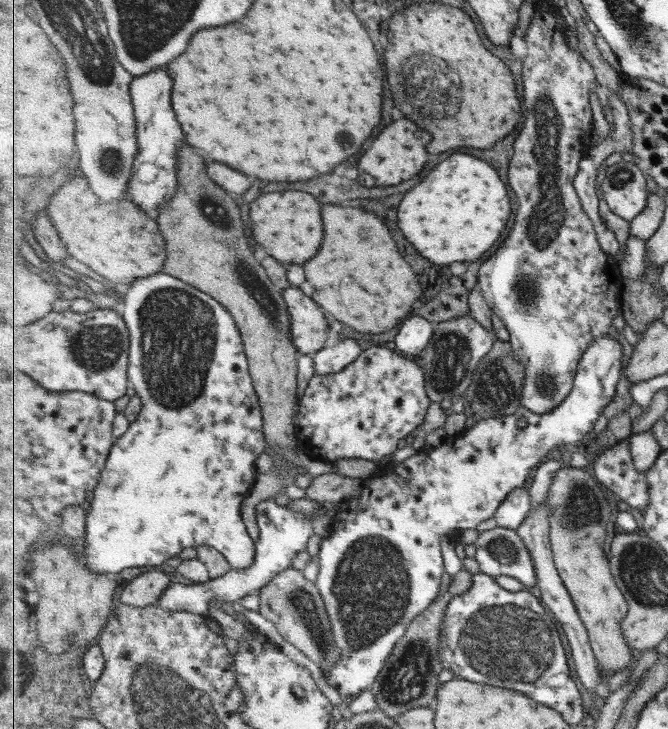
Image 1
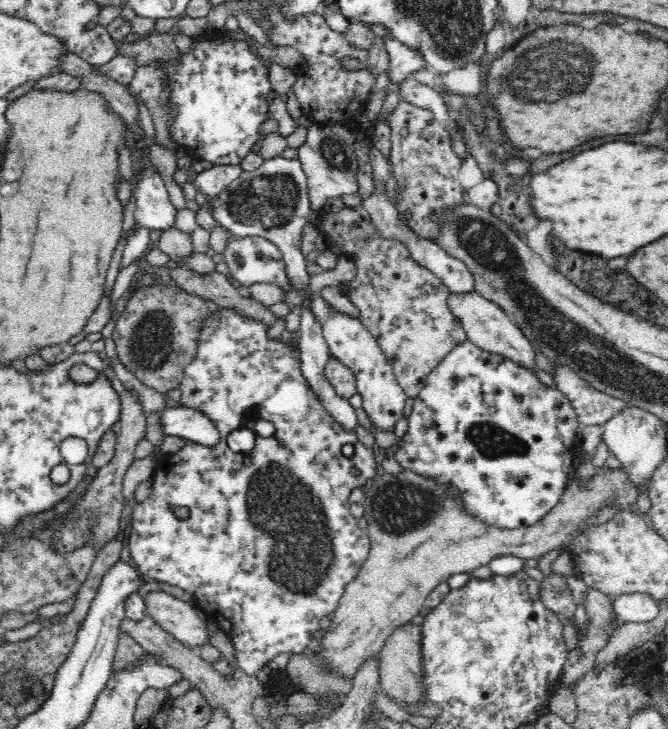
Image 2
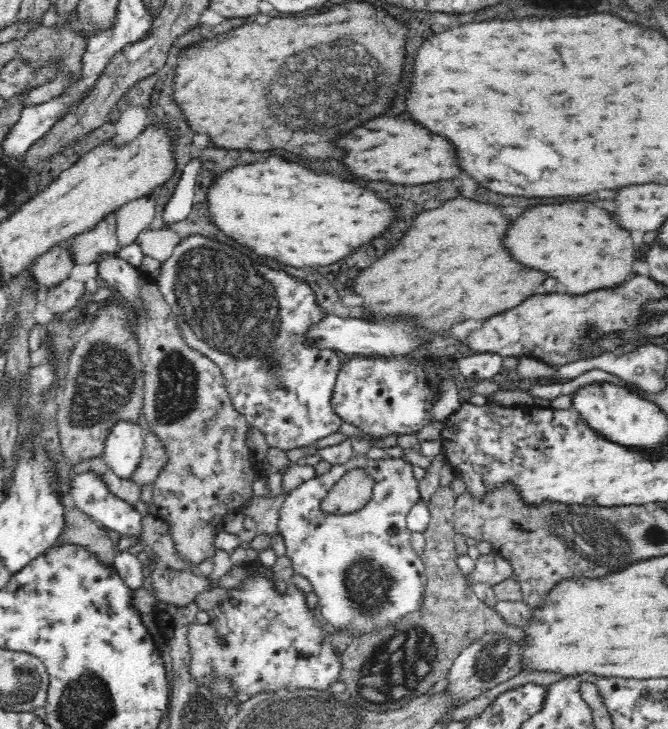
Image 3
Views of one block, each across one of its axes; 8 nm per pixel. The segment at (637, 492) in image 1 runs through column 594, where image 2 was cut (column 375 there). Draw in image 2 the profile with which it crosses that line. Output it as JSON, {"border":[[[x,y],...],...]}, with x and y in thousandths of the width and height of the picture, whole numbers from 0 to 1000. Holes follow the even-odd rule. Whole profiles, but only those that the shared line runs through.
{"border":[[[329,422],[325,428],[316,429],[302,446],[302,455],[296,464],[296,477],[287,498],[277,505],[275,519],[269,524],[271,547],[268,556],[296,561],[320,579],[328,593],[326,604],[316,610],[287,608],[286,605],[254,626],[244,626],[232,639],[226,653],[228,678],[211,691],[201,694],[198,705],[198,723],[192,726],[193,759],[198,772],[213,787],[216,794],[249,798],[272,807],[287,816],[290,829],[307,834],[302,840],[308,850],[314,850],[328,864],[335,867],[350,885],[353,911],[368,927],[380,927],[409,901],[421,894],[446,897],[460,894],[470,886],[467,870],[479,860],[479,849],[500,840],[506,831],[509,819],[515,812],[518,801],[536,787],[536,782],[545,774],[554,752],[549,731],[536,723],[534,712],[524,705],[524,679],[528,671],[543,668],[551,663],[569,643],[560,630],[557,615],[551,615],[536,605],[533,595],[518,593],[500,575],[499,571],[485,562],[472,545],[469,535],[464,535],[461,525],[451,514],[449,487],[443,473],[425,471],[422,465],[410,466],[400,460],[401,447],[395,447],[385,439],[374,439],[349,425]],[[389,576],[401,576],[410,582],[410,595],[392,599],[383,594],[380,584]],[[370,587],[383,595],[382,610],[374,620],[352,621],[338,606],[341,595],[349,590]],[[263,697],[281,697],[278,711],[263,708]]]}

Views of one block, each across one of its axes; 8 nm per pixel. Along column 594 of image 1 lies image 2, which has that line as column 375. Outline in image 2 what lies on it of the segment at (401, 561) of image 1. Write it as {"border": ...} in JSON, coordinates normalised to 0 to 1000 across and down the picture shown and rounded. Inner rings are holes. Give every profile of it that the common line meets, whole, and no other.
{"border":[[[481,405],[467,416],[467,424],[479,440],[494,486],[522,505],[530,514],[533,538],[542,543],[542,560],[554,573],[554,579],[560,582],[563,590],[569,590],[569,594],[588,593],[596,576],[602,576],[605,571],[605,557],[611,543],[591,521],[585,502],[579,498],[563,465],[534,436],[497,424]]]}

